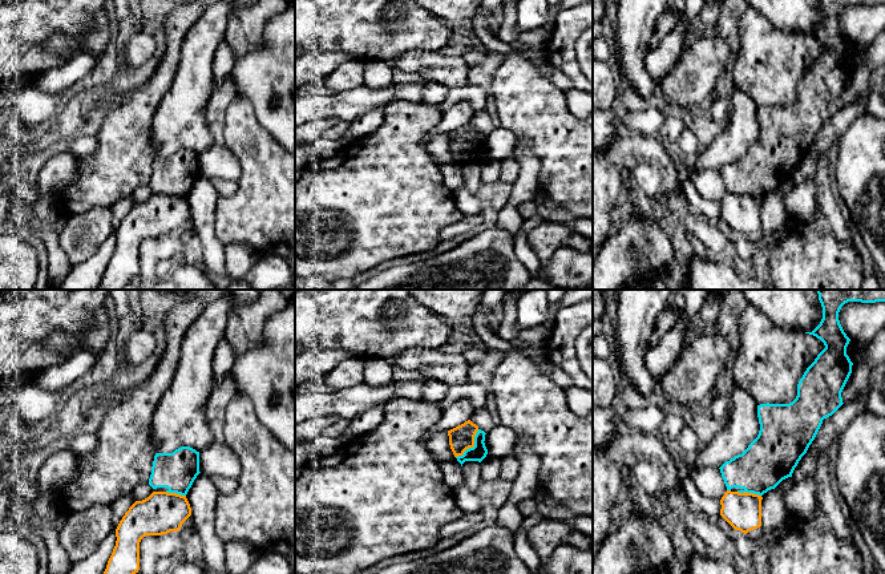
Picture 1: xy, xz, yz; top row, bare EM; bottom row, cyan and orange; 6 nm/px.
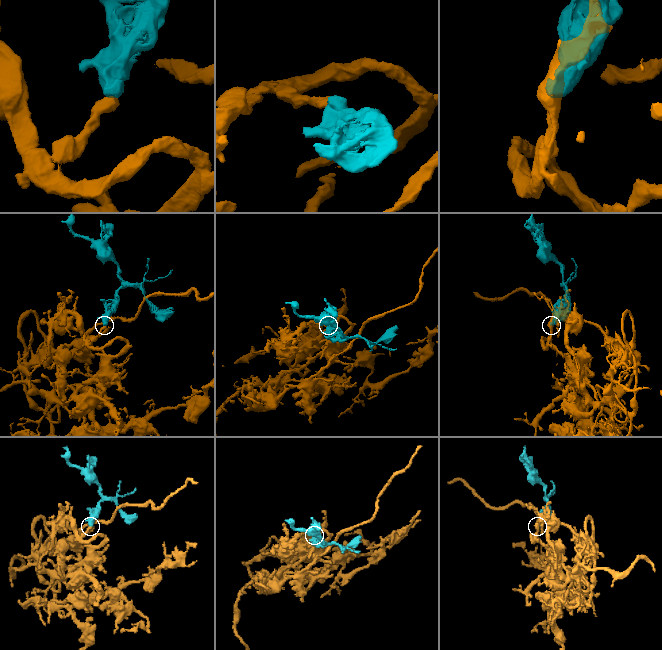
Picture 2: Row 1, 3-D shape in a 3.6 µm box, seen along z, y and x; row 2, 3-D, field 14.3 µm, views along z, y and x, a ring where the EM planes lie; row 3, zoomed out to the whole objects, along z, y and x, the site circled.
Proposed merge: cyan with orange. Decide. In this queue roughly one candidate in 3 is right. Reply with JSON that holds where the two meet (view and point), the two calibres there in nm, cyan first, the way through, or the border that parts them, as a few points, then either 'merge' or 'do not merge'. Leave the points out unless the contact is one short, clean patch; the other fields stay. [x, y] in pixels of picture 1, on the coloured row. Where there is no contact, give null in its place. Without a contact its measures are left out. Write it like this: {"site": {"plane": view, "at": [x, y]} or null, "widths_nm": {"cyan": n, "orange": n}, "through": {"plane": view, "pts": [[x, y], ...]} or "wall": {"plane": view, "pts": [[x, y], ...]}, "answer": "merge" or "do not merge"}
{"site": {"plane": "xz", "at": [473, 447]}, "widths_nm": {"cyan": 100, "orange": 150}, "wall": {"plane": "xz", "pts": [[479, 429], [475, 436], [475, 444], [456, 457]]}, "answer": "do not merge"}

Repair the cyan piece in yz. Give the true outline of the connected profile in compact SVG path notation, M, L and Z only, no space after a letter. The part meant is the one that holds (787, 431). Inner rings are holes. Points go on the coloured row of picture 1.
M817 290L817 294L823 307L823 319L812 332L805 334L820 339L825 348L804 372L797 384L797 396L792 403L757 405L760 424L757 437L741 454L726 461L719 468L727 490L738 488L739 493L763 496L783 480L792 477L799 461L815 440L823 420L832 416L844 404L841 392L852 373L853 363L846 355L850 339L840 324L838 312L848 302L885 302L885 290Z

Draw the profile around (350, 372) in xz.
M349 357L323 375L326 385L332 391L347 389L364 383L364 360Z

